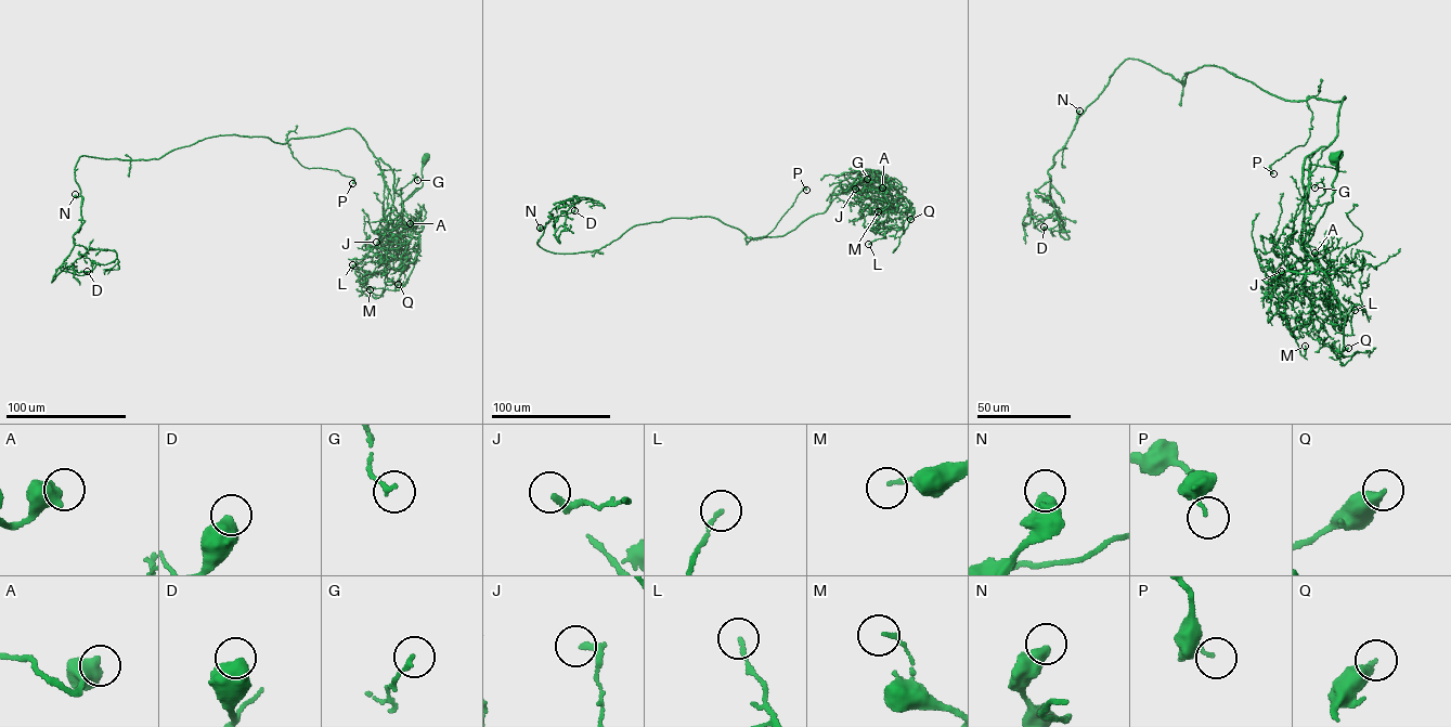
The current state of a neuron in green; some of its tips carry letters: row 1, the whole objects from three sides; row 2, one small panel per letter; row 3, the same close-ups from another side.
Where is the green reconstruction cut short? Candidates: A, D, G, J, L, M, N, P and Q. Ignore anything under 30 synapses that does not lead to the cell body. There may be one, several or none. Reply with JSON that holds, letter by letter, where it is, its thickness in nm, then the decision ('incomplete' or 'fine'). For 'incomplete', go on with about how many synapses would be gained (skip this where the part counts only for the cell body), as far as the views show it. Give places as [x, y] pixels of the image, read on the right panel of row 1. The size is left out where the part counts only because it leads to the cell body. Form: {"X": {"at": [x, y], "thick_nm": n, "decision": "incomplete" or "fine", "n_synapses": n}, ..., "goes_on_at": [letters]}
{"A": {"at": [1315, 252], "thick_nm": 600, "decision": "fine"}, "D": {"at": [1044, 226], "thick_nm": 750, "decision": "fine"}, "G": {"at": [1315, 187], "thick_nm": 170, "decision": "fine"}, "J": {"at": [1281, 271], "thick_nm": 280, "decision": "fine"}, "L": {"at": [1355, 310], "thick_nm": 150, "decision": "fine"}, "M": {"at": [1305, 346], "thick_nm": 140, "decision": "fine"}, "N": {"at": [1079, 111], "thick_nm": 550, "decision": "fine"}, "P": {"at": [1273, 173], "thick_nm": 200, "decision": "fine"}, "Q": {"at": [1348, 348], "thick_nm": 380, "decision": "fine"}, "goes_on_at": []}

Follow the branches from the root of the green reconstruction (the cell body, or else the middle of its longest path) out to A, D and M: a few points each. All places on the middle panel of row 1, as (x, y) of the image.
A: (869, 183), (879, 187), (865, 191), (864, 199), (853, 194), (850, 186), (847, 190), (882, 187)
D: (869, 183), (839, 184), (782, 235), (707, 216), (592, 251), (540, 247), (547, 216), (574, 210)
M: (869, 183), (879, 187), (865, 191), (867, 196), (857, 193), (872, 190), (885, 196), (889, 205), (878, 211)

